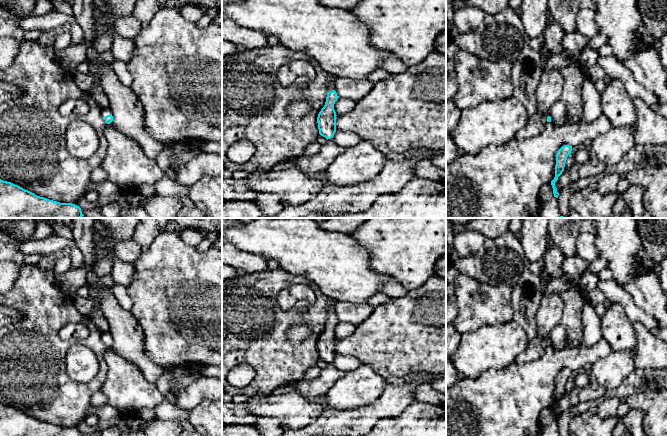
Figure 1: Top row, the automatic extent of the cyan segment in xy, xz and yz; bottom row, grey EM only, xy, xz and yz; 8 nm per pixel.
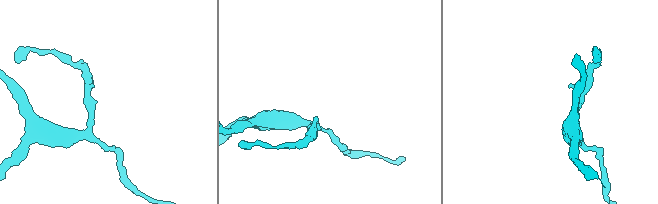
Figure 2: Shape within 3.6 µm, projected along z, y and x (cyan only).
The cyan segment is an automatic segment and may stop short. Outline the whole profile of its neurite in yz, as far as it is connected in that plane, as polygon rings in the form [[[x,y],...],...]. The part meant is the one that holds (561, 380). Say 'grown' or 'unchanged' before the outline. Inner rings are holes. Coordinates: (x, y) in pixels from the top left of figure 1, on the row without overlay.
unchanged | [[[564,369],[556,377],[555,401],[551,405],[551,409],[553,412],[553,418],[554,418],[554,421],[556,422],[558,422],[559,417],[557,416],[557,412],[555,411],[555,406],[558,404],[558,401],[564,395],[567,381],[571,377],[571,375],[572,375],[572,370]]]

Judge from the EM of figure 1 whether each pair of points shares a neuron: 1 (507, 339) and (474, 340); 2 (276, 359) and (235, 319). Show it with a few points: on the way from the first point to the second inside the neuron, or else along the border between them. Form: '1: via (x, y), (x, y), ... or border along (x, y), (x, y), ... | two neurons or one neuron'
1: via (499, 340), (482, 340) | one neuron
2: via (264, 347), (258, 341), (248, 341), (247, 331) | one neuron

